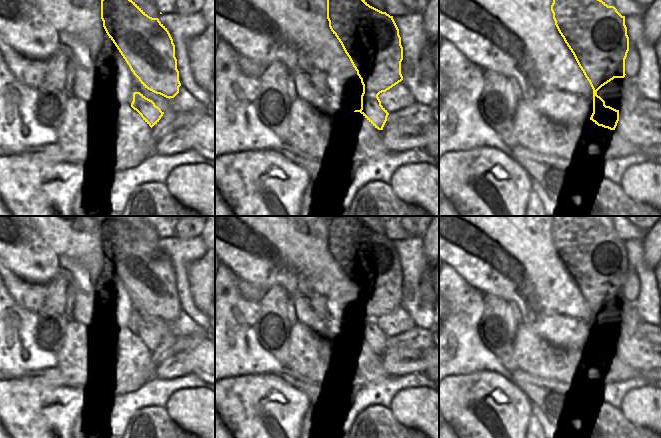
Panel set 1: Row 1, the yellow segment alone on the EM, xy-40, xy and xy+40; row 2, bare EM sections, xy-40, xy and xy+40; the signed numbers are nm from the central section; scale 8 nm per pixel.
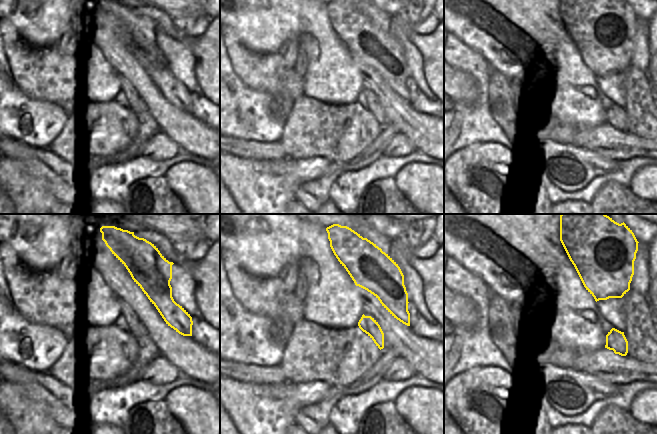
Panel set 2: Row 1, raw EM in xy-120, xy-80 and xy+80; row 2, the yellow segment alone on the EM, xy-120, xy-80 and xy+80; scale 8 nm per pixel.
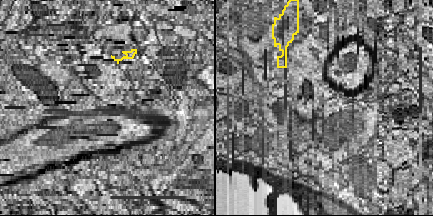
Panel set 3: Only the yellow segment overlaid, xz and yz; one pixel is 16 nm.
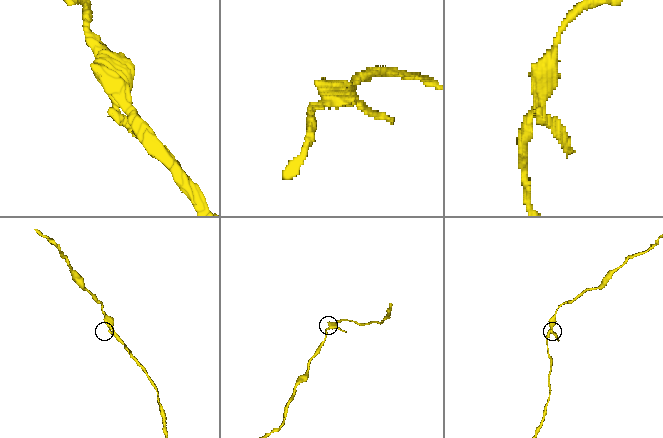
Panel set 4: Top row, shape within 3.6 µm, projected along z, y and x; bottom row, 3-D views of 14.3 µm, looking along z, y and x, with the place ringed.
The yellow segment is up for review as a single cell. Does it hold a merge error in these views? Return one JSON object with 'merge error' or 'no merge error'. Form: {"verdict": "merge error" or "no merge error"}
{"verdict": "no merge error"}

